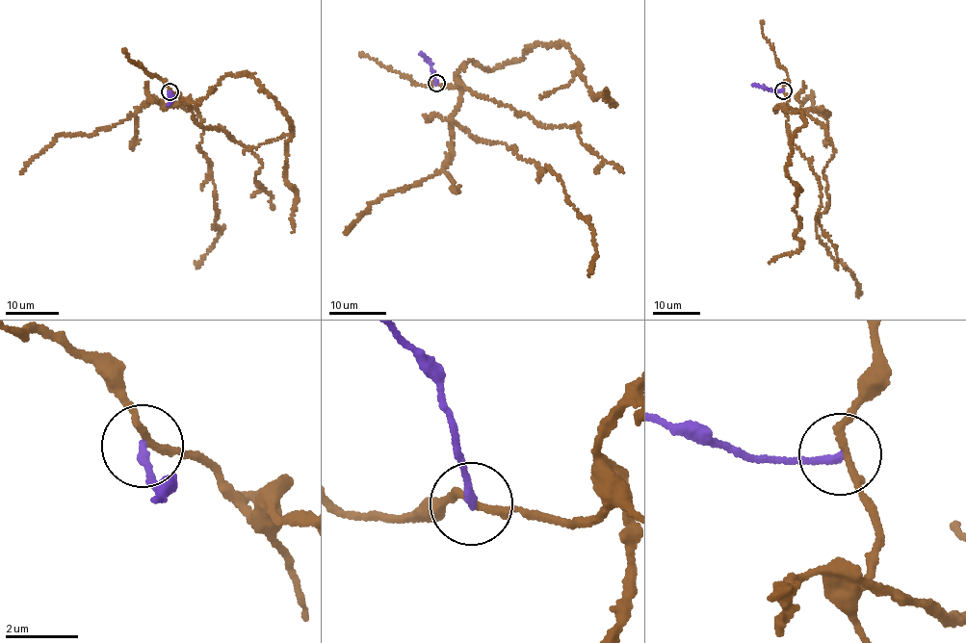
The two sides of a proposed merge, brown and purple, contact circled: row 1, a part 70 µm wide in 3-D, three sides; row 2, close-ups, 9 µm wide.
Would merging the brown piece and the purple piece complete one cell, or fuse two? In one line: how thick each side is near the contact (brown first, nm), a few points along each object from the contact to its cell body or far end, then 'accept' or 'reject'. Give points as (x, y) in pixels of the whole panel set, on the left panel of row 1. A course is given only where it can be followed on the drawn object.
calibres 190 and 220 nm; course brown (169, 91), (188, 99), (165, 107), (194, 108), (201, 120), (198, 150), (219, 215), (214, 245), (194, 263); course purple (169, 92), (172, 100), (168, 105); reject

